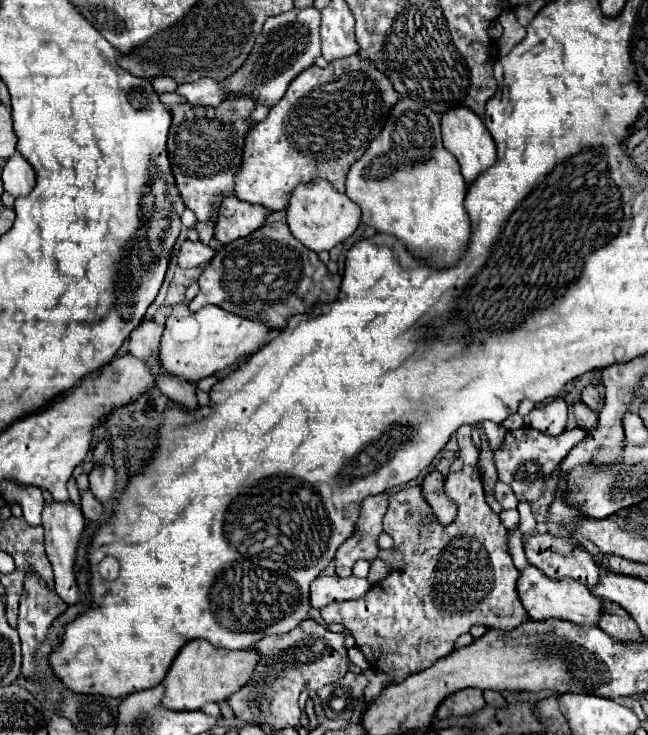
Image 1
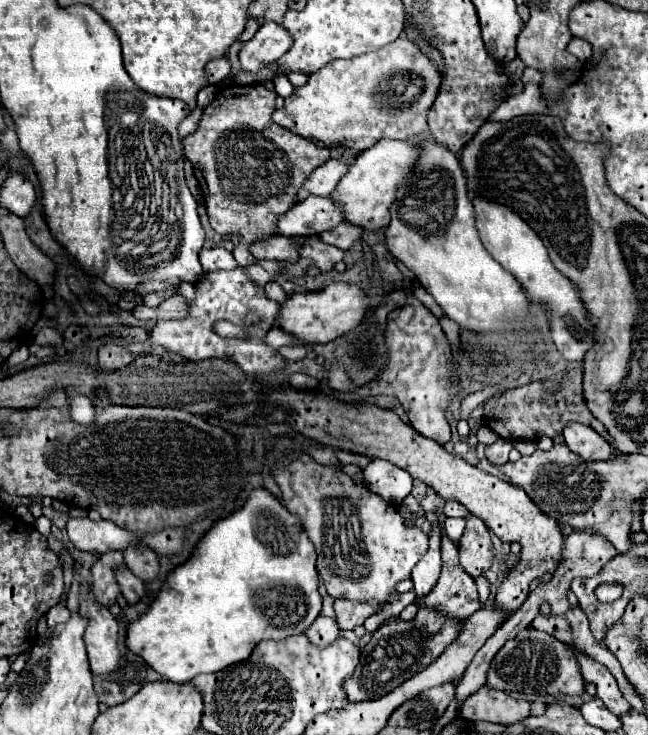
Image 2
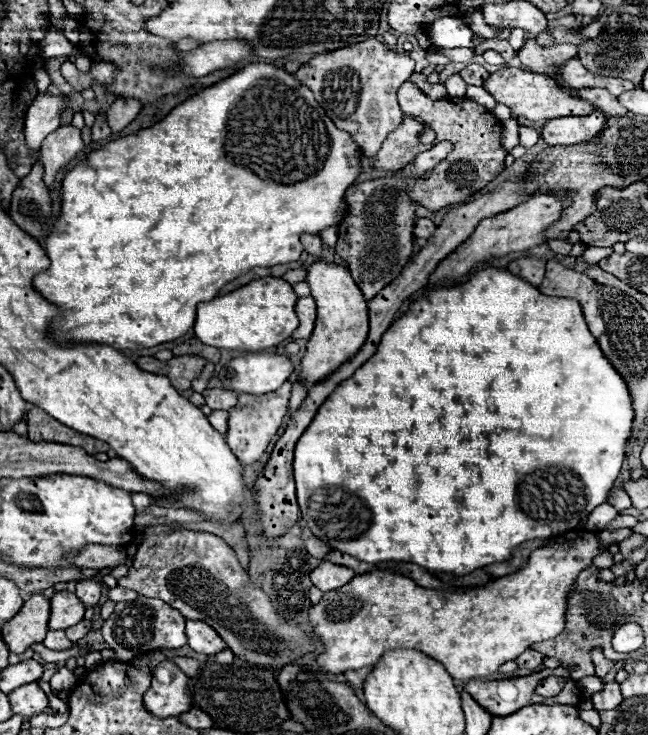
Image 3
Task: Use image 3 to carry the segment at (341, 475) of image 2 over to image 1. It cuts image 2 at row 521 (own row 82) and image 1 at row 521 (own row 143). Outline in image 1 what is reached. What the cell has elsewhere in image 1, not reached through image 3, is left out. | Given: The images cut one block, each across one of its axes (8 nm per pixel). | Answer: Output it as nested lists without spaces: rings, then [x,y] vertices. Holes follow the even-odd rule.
[[[386,492],[368,496],[362,506],[360,506],[360,518],[354,526],[352,536],[338,548],[334,564],[336,564],[336,574],[340,578],[352,576],[352,566],[358,560],[374,560],[378,556],[378,536],[384,532],[382,530],[382,520],[388,510],[390,496]]]

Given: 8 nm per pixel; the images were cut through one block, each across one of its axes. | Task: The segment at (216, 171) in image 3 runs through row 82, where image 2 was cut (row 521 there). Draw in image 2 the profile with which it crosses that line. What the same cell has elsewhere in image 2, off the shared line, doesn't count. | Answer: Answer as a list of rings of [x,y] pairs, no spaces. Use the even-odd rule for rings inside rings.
[[[254,488],[250,492],[250,496],[246,498],[244,506],[240,506],[236,512],[228,514],[226,518],[218,520],[202,538],[200,542],[196,544],[194,552],[190,554],[190,558],[174,568],[168,576],[166,576],[166,584],[162,586],[162,590],[158,592],[156,600],[148,606],[148,610],[134,622],[128,624],[128,632],[126,632],[126,646],[136,654],[136,656],[142,656],[146,658],[146,662],[150,662],[150,666],[166,680],[170,682],[190,682],[194,676],[202,674],[202,672],[218,672],[218,670],[224,670],[226,666],[230,664],[236,664],[236,662],[242,662],[250,656],[250,652],[254,650],[254,646],[260,642],[260,640],[266,640],[266,638],[272,638],[272,640],[282,640],[282,638],[288,638],[288,636],[294,636],[294,634],[302,634],[306,632],[306,628],[318,618],[320,614],[320,608],[322,608],[322,596],[318,592],[318,572],[316,572],[316,552],[314,552],[314,544],[312,540],[306,536],[306,530],[304,526],[300,524],[300,520],[274,496],[270,494],[266,488]]]

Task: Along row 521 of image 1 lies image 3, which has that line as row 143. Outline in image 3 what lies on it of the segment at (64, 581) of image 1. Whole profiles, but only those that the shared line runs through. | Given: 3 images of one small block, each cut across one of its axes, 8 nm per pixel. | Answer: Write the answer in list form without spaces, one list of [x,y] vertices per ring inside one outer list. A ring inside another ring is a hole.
[[[60,126],[54,130],[40,148],[40,162],[44,164],[44,182],[52,186],[54,176],[60,172],[62,166],[66,166],[70,160],[74,160],[84,148],[84,142],[80,138],[80,130],[72,126]]]

